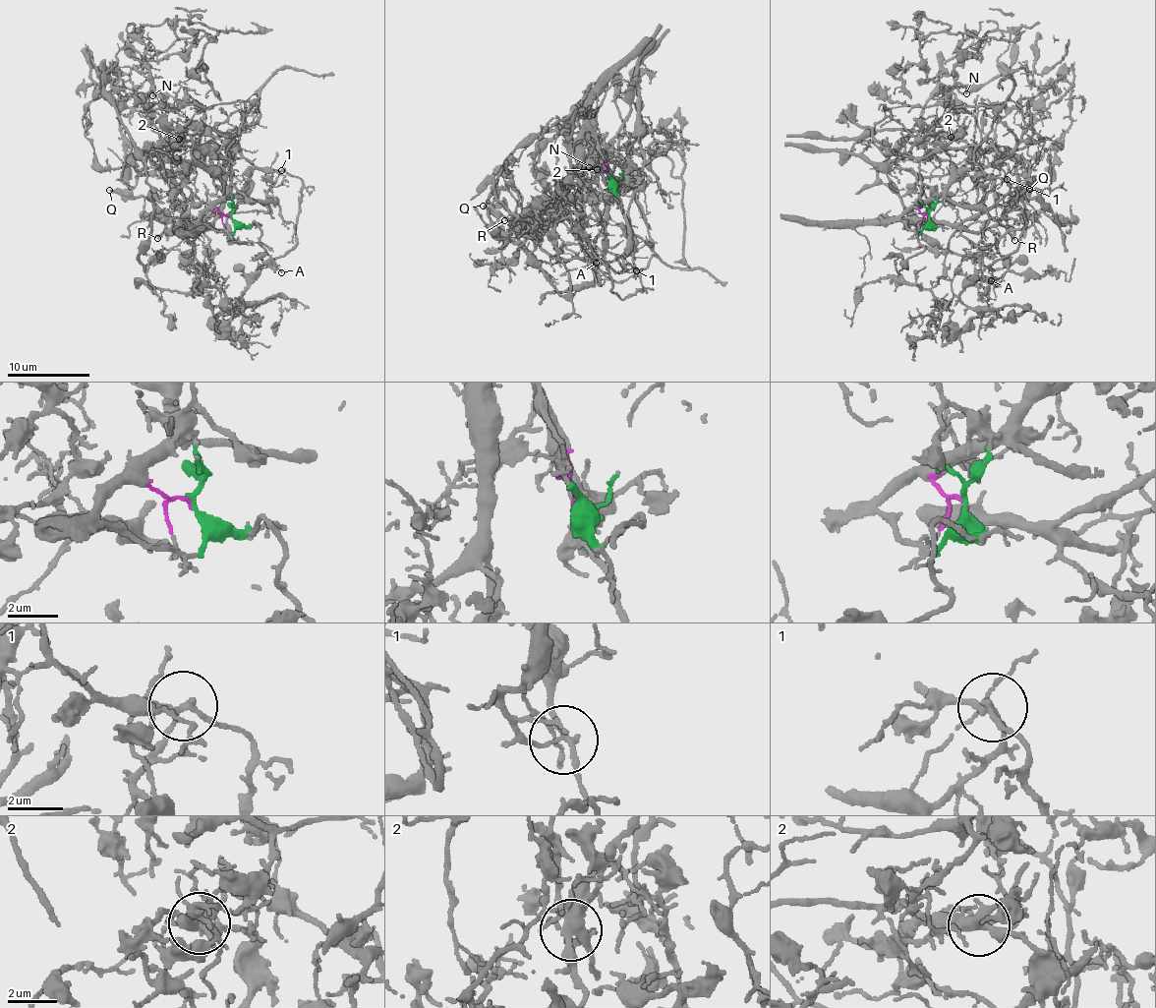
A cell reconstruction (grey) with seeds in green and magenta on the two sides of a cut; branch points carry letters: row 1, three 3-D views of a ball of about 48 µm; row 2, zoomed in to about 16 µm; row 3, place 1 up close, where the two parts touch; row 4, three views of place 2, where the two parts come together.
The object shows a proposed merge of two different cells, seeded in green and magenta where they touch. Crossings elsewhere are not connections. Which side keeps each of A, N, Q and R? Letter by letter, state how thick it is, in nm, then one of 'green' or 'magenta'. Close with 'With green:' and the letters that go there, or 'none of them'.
A: calibre 110 nm; green
N: calibre 110 nm; green
Q: calibre 120 nm; green
R: calibre 130 nm; magenta
With green: A, N, Q

